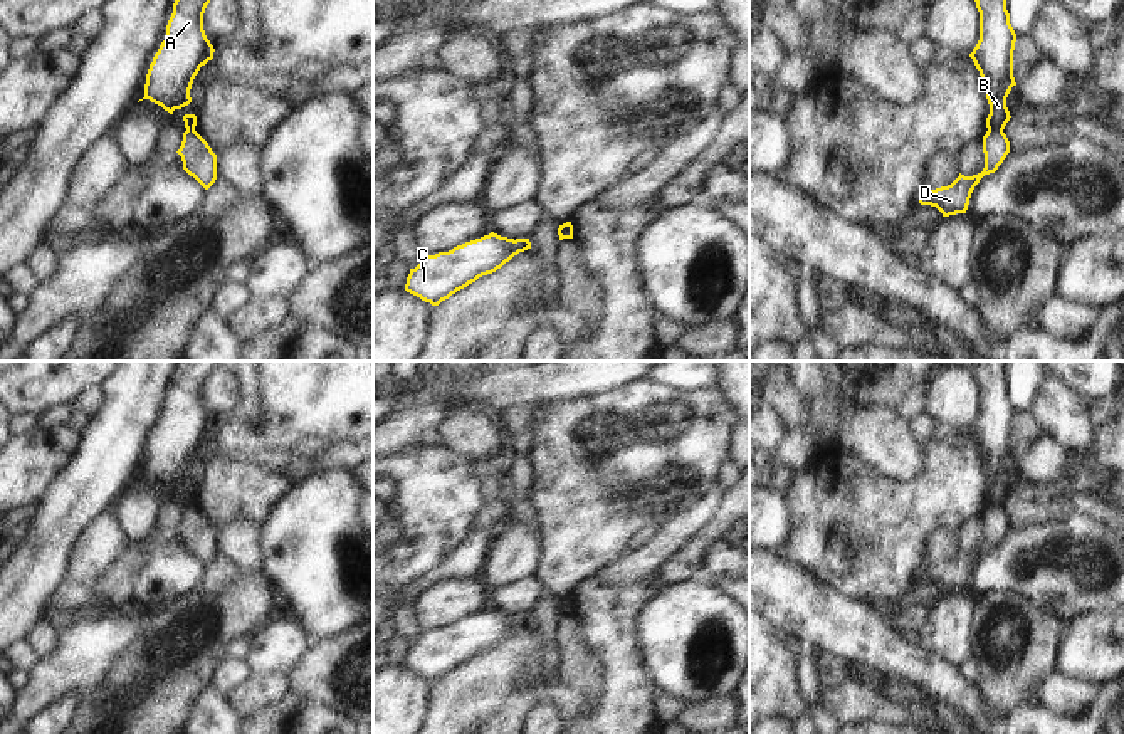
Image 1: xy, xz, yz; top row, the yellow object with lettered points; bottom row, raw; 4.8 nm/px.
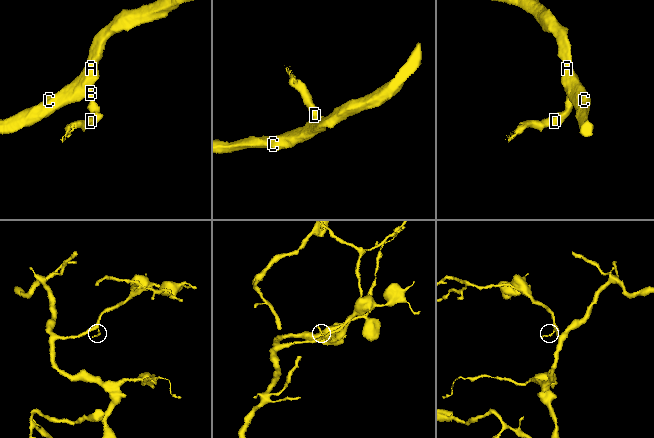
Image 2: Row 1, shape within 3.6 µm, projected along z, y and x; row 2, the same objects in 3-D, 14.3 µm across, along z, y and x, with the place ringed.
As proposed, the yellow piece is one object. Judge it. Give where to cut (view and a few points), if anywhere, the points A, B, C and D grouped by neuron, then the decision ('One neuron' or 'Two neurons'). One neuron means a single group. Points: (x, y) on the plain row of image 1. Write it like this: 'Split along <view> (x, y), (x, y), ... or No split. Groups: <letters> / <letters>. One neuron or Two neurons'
Split along yz (988, 504), (1002, 508). Groups: A B C / D. Two neurons.

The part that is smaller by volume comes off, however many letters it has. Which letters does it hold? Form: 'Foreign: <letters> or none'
Foreign: D

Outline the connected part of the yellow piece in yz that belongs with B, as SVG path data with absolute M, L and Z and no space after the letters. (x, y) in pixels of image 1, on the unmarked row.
M980 361L976 373L980 388L980 417L969 433L986 459L990 490L988 506L1003 507L1010 497L1006 474L1013 462L1013 427L1016 410L1006 386L1006 361Z

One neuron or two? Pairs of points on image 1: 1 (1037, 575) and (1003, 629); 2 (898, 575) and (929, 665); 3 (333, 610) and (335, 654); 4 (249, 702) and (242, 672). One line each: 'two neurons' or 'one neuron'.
1: two neurons
2: two neurons
3: two neurons
4: two neurons

